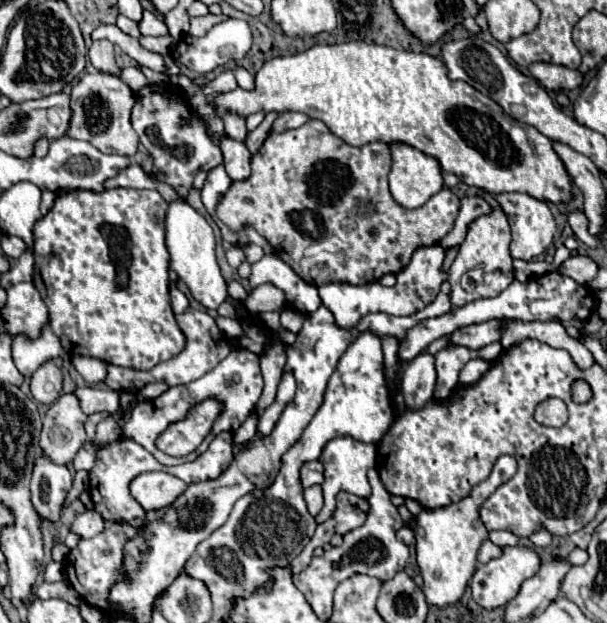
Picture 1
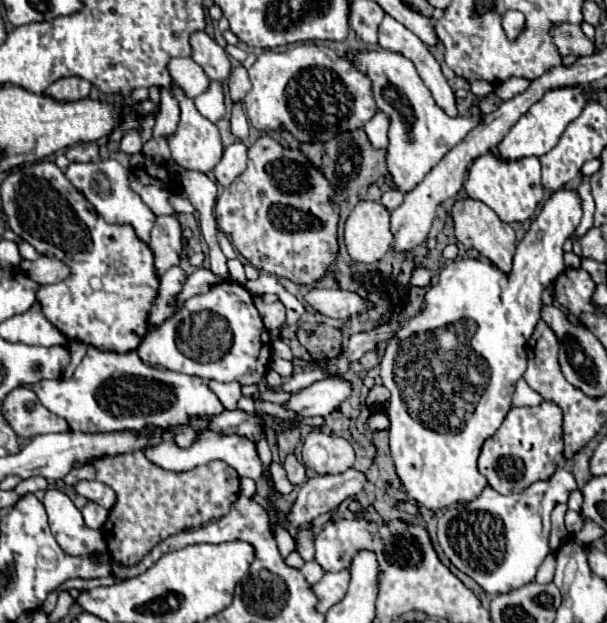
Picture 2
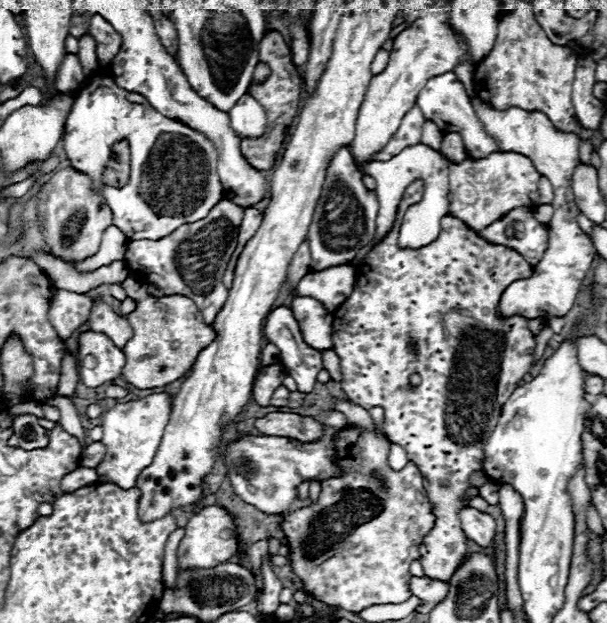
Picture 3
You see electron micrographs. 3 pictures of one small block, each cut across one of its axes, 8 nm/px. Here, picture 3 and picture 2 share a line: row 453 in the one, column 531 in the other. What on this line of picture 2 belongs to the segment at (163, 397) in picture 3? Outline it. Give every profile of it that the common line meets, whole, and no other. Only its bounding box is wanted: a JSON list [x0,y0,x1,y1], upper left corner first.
[496,86,586,160]

